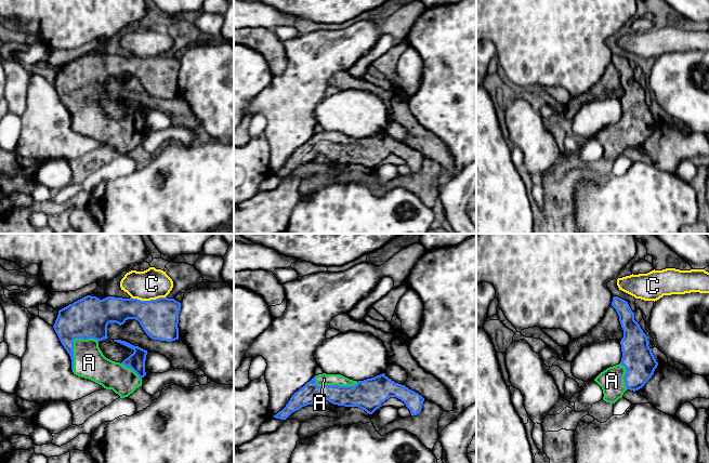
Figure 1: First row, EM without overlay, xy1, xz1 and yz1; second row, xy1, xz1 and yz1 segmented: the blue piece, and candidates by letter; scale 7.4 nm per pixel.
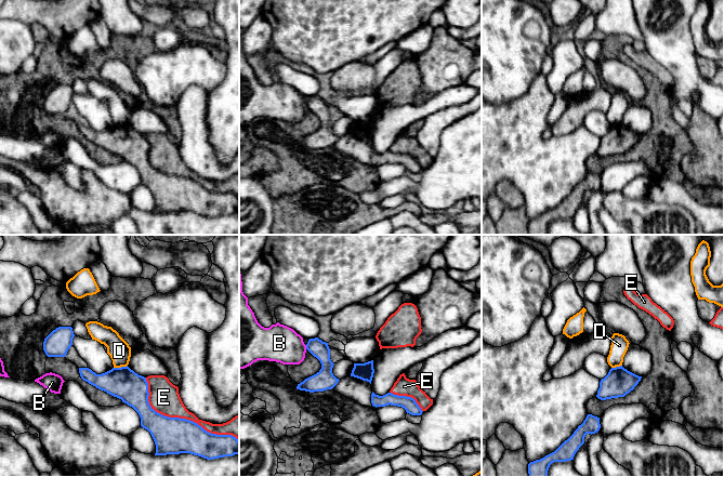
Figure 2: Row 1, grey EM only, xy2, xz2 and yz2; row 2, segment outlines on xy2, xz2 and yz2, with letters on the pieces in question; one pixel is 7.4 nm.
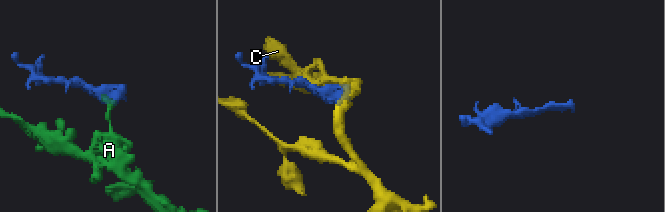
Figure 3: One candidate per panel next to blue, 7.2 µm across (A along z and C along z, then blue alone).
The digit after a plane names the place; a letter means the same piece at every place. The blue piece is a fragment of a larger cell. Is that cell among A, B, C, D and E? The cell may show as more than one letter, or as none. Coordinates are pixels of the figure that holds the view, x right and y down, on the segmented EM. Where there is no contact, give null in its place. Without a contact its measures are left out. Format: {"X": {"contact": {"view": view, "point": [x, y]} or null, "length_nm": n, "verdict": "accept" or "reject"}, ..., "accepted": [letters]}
{"A": {"contact": {"view": "xy1", "point": [73, 344]}, "length_nm": 300, "verdict": "accept"}, "B": {"contact": {"view": "xz2", "point": [306, 347]}, "length_nm": 30, "verdict": "reject"}, "C": {"contact": {"view": "xy1", "point": [148, 301]}, "length_nm": 260, "verdict": "reject"}, "D": {"contact": {"view": "xy2", "point": [120, 368]}, "length_nm": 110, "verdict": "reject"}, "E": {"contact": {"view": "xy2", "point": [181, 419]}, "length_nm": 850, "verdict": "reject"}, "accepted": ["A"]}

